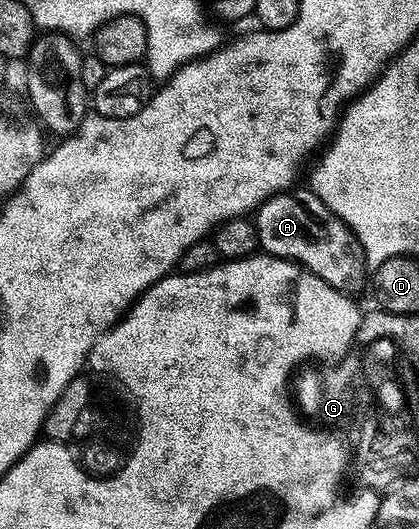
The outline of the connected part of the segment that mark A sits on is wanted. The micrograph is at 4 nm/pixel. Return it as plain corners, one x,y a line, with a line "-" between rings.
310,189
296,190
281,191
280,194
270,197
264,204
256,208
254,222
260,238
260,247
267,254
299,263
310,273
322,277
322,281
326,281
326,285
334,285
334,289
345,293
356,293
356,290
363,285
364,278
367,275
369,278
370,275
370,268
364,261
364,250
356,240
356,234
333,211
326,209
326,205

